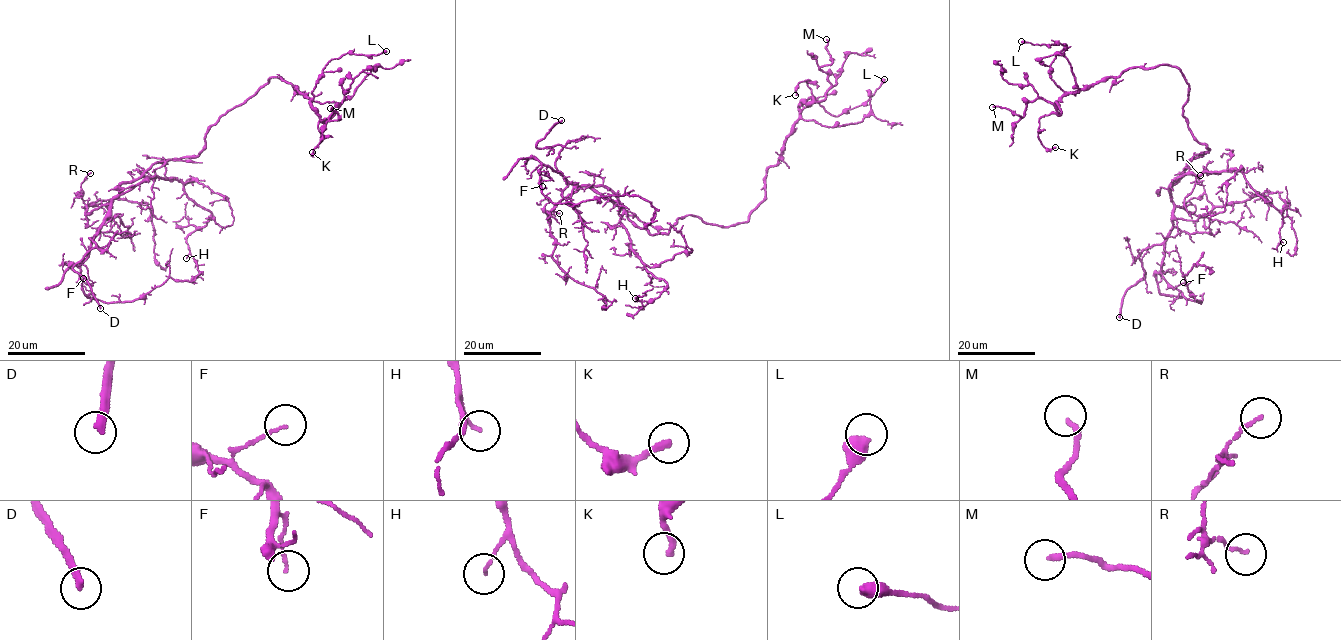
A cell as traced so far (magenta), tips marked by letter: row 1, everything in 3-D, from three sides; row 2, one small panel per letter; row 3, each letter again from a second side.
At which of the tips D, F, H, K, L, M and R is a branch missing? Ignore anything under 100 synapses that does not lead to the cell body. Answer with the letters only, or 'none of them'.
D

